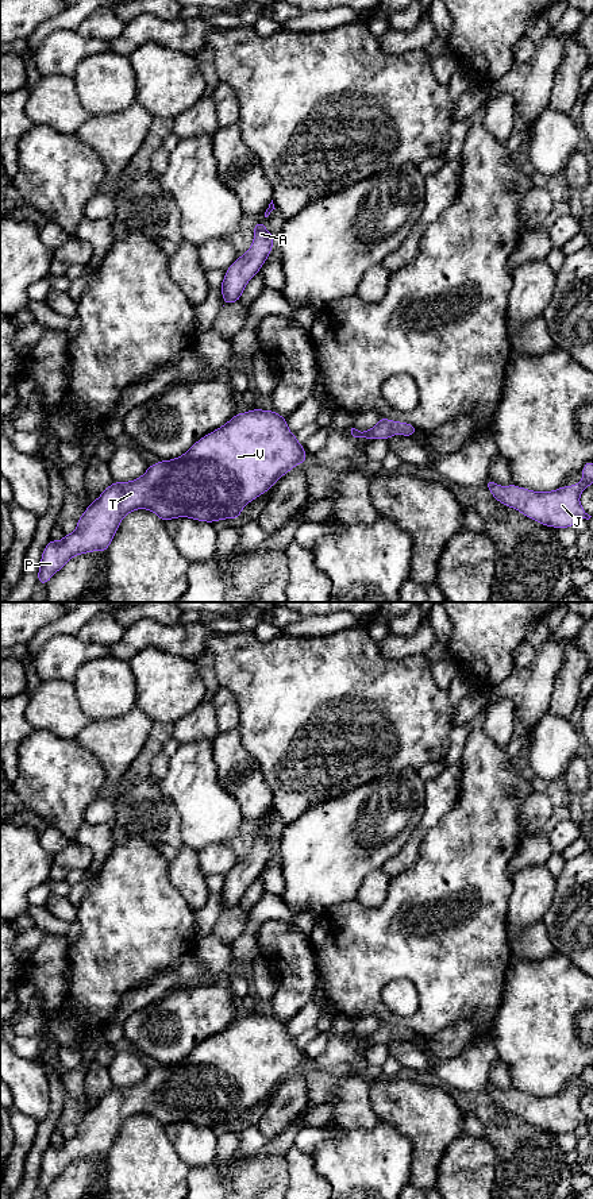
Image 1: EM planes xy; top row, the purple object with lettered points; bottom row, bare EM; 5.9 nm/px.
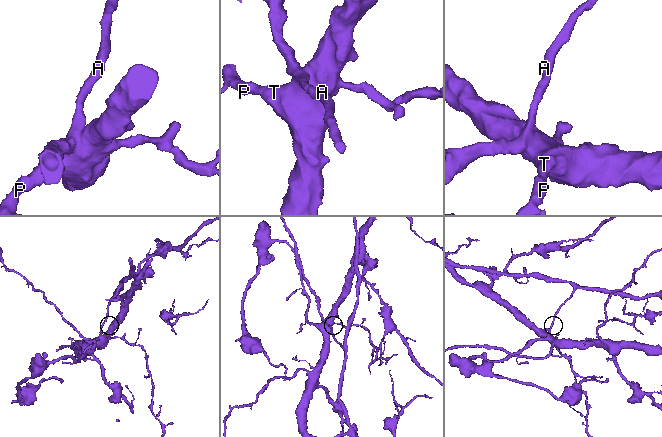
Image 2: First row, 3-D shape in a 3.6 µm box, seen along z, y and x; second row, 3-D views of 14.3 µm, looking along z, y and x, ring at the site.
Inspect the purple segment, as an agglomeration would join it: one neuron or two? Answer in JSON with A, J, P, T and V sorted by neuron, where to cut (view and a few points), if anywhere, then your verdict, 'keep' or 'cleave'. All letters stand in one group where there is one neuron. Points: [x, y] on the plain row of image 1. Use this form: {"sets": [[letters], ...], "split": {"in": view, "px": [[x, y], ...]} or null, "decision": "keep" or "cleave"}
{"sets": [["A", "J", "P", "T", "V"]], "split": null, "decision": "keep"}

